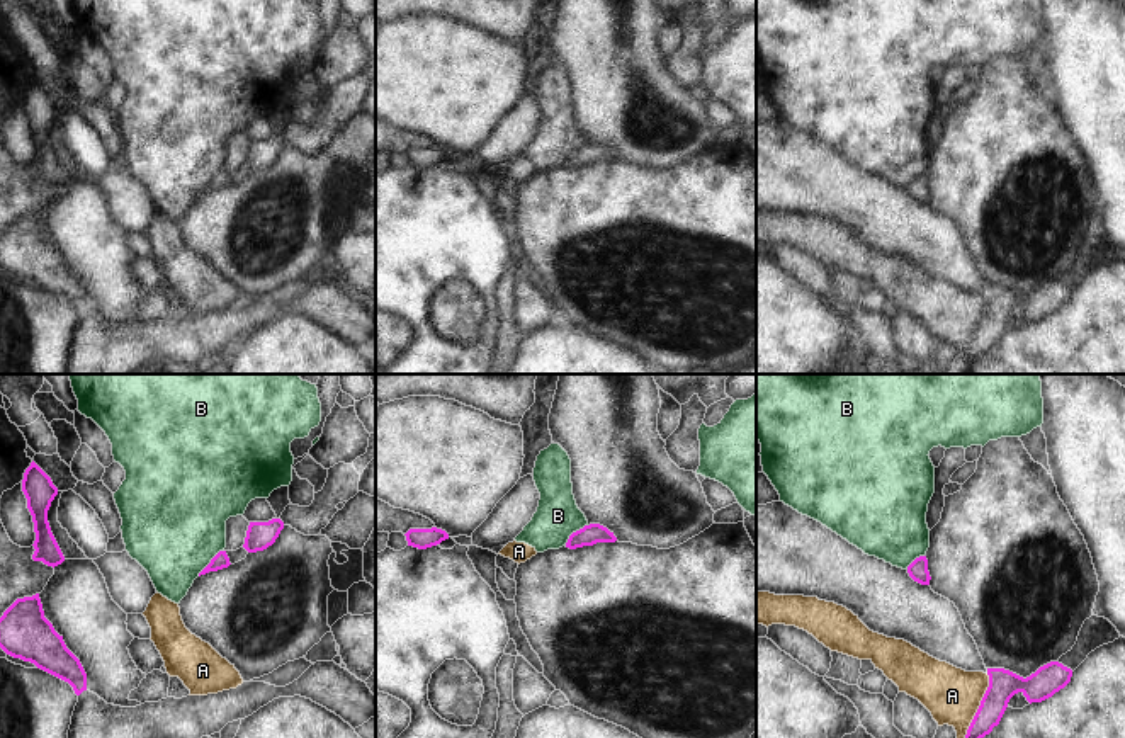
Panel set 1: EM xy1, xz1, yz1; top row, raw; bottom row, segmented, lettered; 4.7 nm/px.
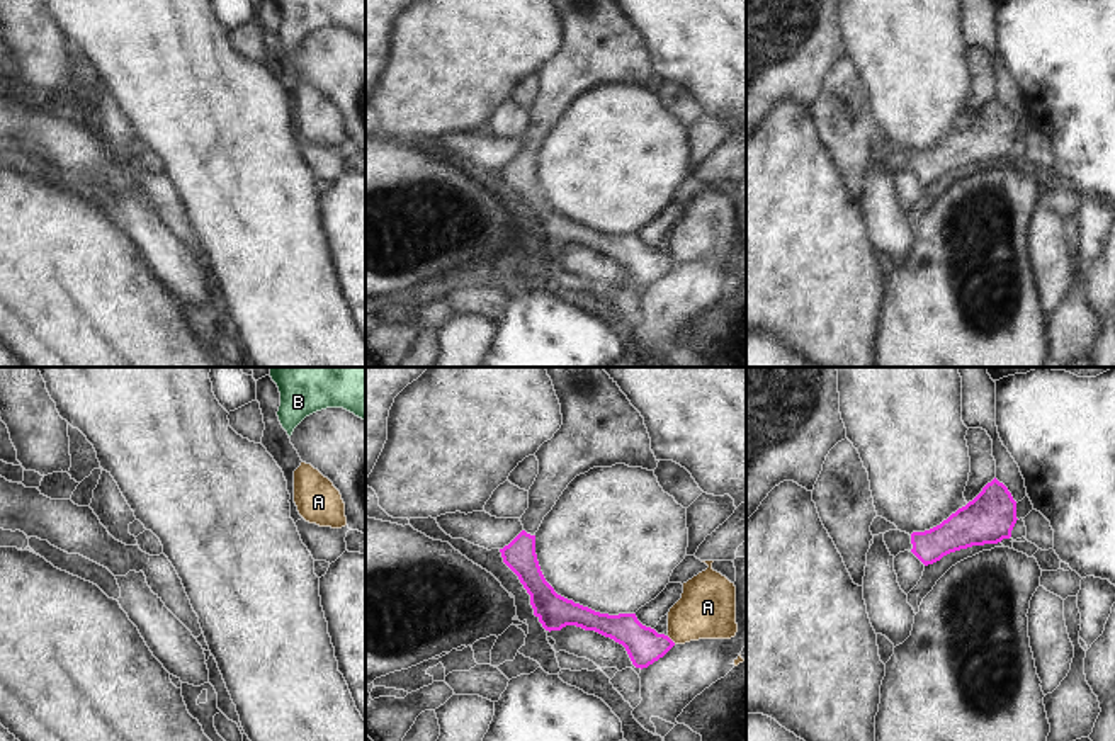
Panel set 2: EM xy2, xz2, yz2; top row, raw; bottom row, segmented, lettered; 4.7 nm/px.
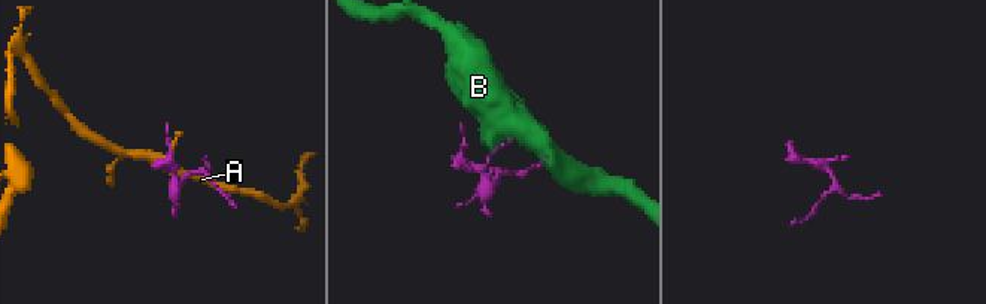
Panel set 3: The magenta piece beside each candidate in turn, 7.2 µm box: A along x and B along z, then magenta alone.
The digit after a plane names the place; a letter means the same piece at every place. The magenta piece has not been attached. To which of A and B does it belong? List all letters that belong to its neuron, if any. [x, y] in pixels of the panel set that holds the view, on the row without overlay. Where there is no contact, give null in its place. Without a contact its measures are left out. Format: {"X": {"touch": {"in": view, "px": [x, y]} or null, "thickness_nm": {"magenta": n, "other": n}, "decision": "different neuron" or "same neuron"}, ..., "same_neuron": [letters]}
{"A": {"touch": {"in": "yz1", "px": [978, 330]}, "thickness_nm": {"magenta": 140, "other": 260}, "decision": "different neuron"}, "B": {"touch": {"in": "xy1", "px": [211, 181]}, "thickness_nm": {"magenta": 70, "other": 480}, "decision": "different neuron"}, "same_neuron": []}

